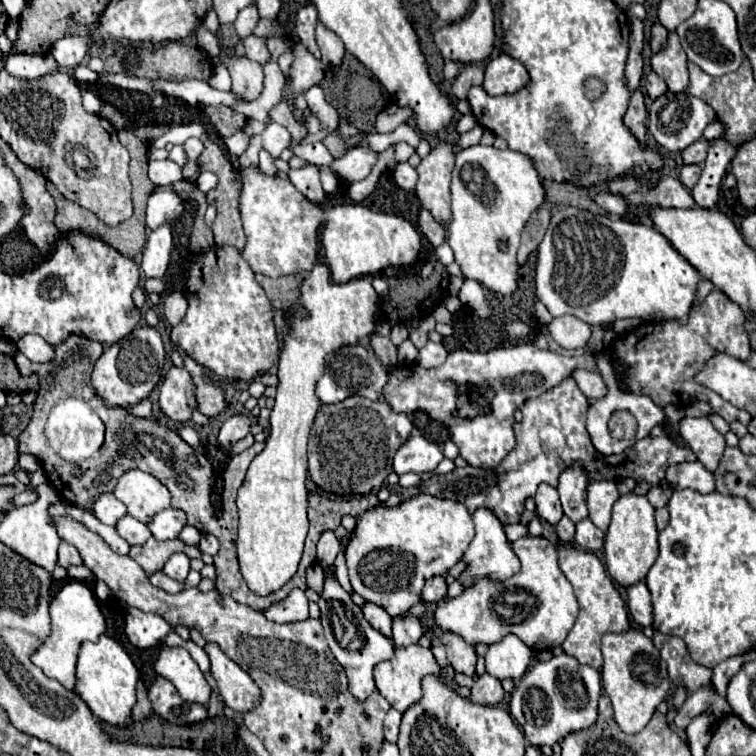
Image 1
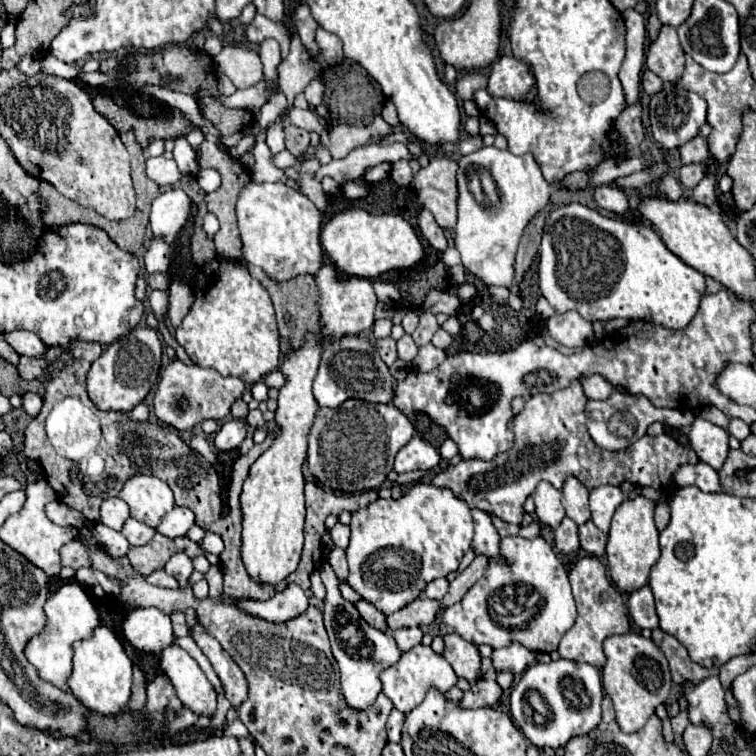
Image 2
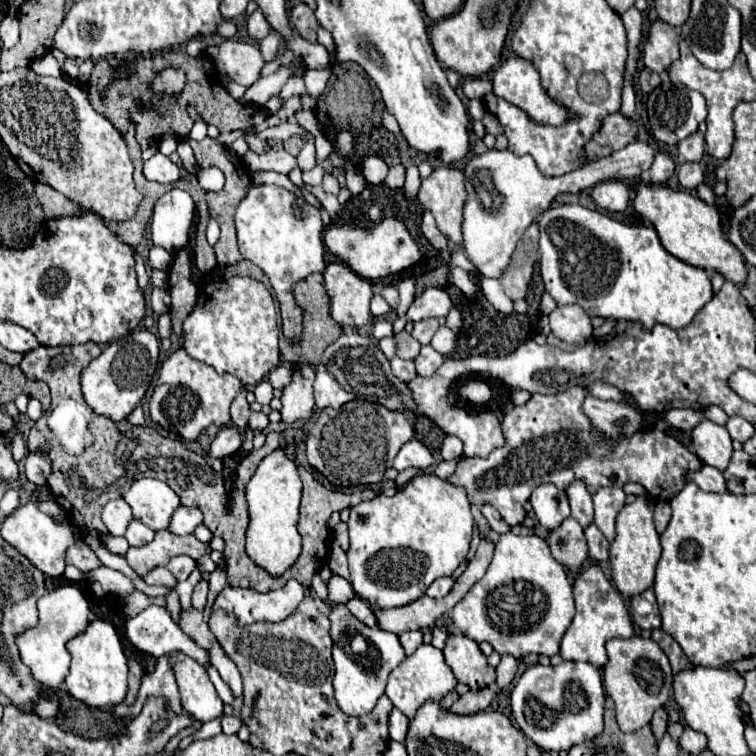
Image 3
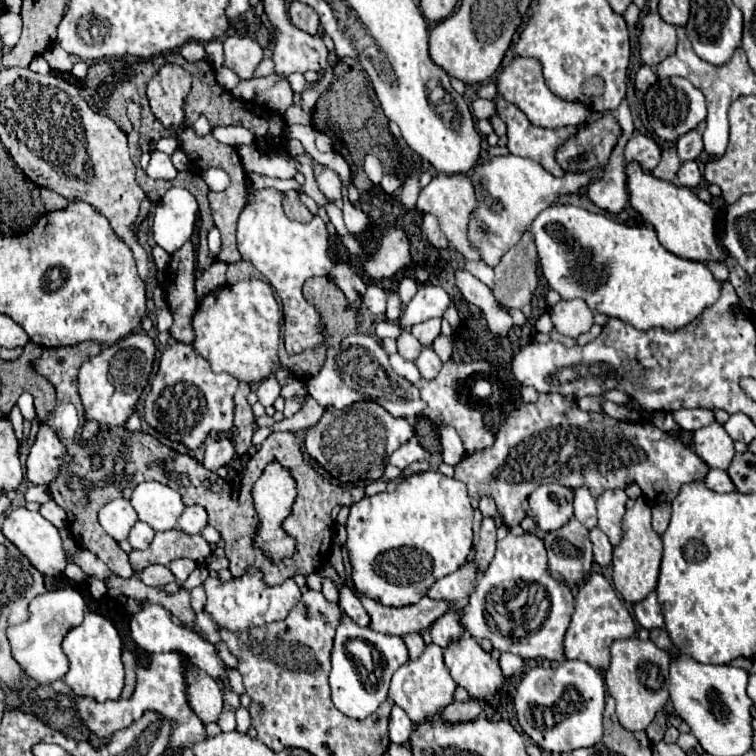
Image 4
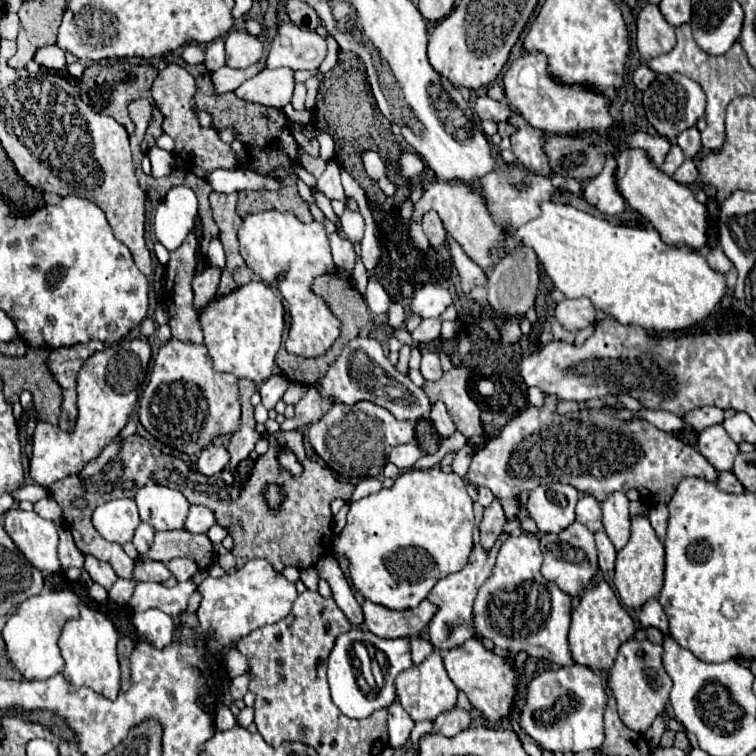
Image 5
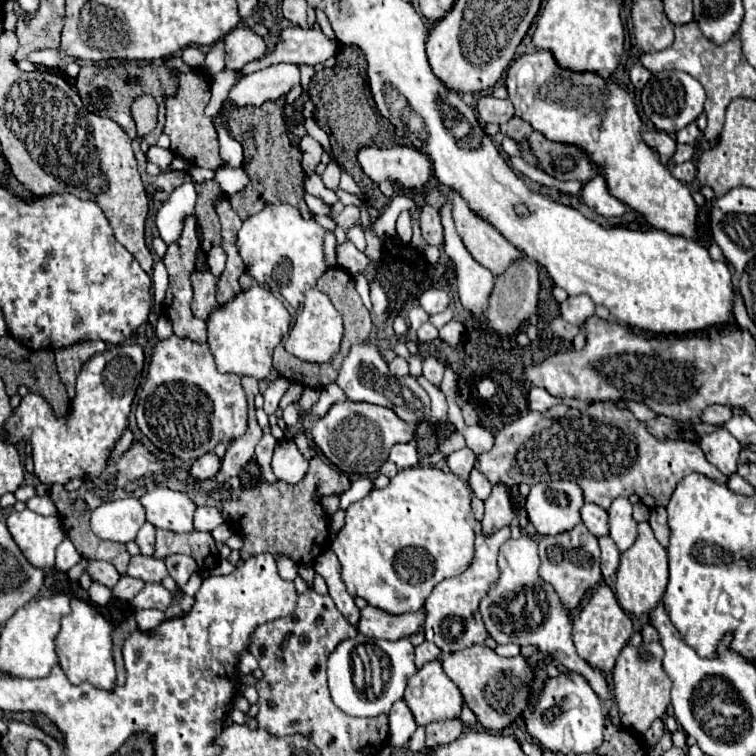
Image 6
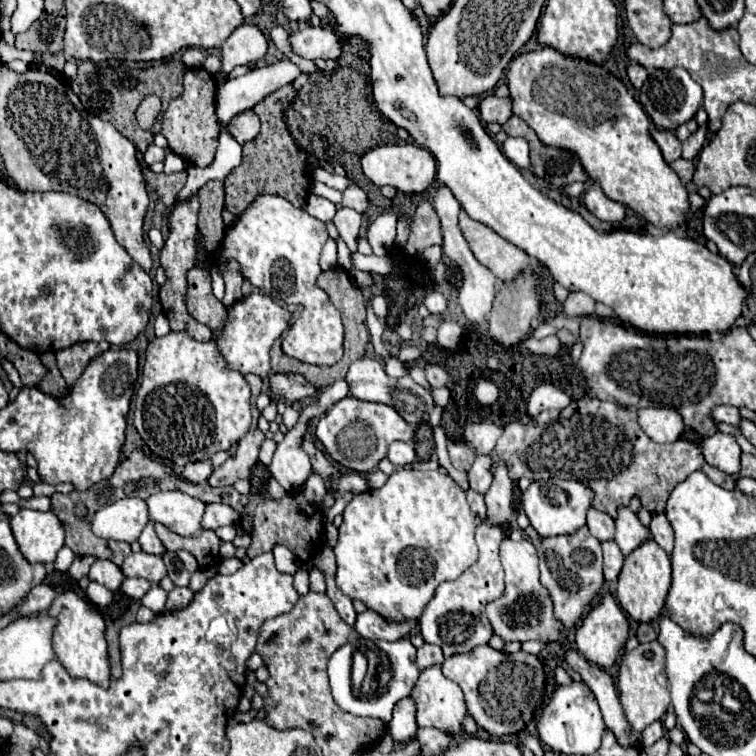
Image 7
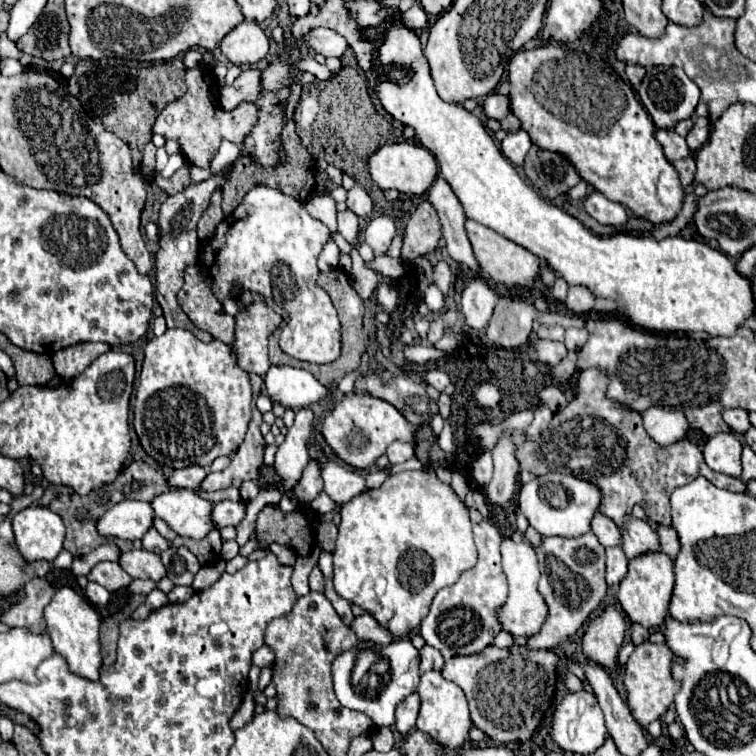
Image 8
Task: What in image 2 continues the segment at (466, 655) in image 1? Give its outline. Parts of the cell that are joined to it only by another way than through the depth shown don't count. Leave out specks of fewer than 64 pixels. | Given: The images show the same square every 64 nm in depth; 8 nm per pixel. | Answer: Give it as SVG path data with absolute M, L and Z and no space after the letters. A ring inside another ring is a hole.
M446 634L444 636L446 642L446 650L444 650L444 658L450 662L450 666L454 668L456 676L466 678L468 682L476 682L480 680L480 654L478 648L474 644L468 644L462 636L458 634Z

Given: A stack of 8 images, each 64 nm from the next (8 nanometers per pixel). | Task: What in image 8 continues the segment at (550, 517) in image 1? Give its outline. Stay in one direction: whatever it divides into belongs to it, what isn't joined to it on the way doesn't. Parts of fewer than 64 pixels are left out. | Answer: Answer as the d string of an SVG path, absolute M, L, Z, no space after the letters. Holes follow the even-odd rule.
M550 472L546 476L536 476L528 484L520 488L518 508L528 518L530 526L540 532L542 538L546 536L562 536L574 538L582 536L590 530L590 520L598 512L600 504L600 490L576 476L562 476L558 472Z

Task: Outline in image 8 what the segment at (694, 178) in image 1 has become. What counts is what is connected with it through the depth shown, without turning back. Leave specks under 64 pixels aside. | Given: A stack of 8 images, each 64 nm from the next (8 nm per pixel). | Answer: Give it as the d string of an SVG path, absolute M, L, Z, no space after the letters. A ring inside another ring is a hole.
M694 158L676 160L672 166L676 168L676 172L678 172L678 176L680 176L680 182L682 182L682 186L688 186L688 184L692 184L692 180L694 180L694 172L696 172Z

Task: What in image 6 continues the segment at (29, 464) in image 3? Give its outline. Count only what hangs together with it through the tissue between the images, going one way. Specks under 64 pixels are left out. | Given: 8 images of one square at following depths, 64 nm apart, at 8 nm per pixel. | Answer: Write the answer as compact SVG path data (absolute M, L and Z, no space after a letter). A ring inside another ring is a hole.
M118 344L108 350L92 356L78 374L76 380L76 398L72 402L72 416L56 416L44 398L38 394L28 394L22 398L20 406L12 412L6 428L8 440L30 440L34 452L34 474L42 484L66 484L72 478L90 474L90 478L98 476L108 466L108 454L114 448L116 440L128 426L128 414L136 396L136 388L144 370L144 348L138 344Z

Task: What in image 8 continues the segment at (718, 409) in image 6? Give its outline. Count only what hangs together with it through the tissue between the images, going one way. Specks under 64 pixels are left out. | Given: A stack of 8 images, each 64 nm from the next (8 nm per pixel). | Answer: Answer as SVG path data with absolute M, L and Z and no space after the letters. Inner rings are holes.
M724 408L722 410L722 418L728 426L732 426L734 430L738 432L746 432L750 428L750 422L748 422L748 414L746 410L740 410L740 408Z

